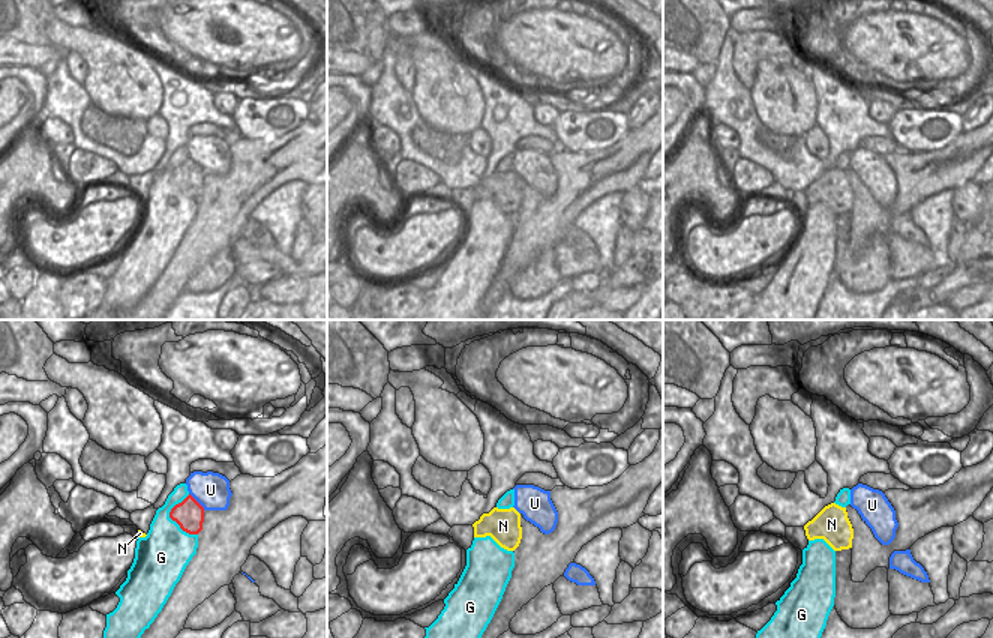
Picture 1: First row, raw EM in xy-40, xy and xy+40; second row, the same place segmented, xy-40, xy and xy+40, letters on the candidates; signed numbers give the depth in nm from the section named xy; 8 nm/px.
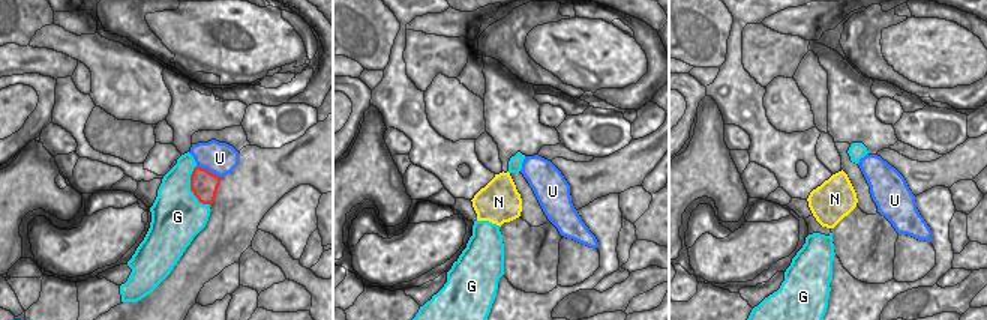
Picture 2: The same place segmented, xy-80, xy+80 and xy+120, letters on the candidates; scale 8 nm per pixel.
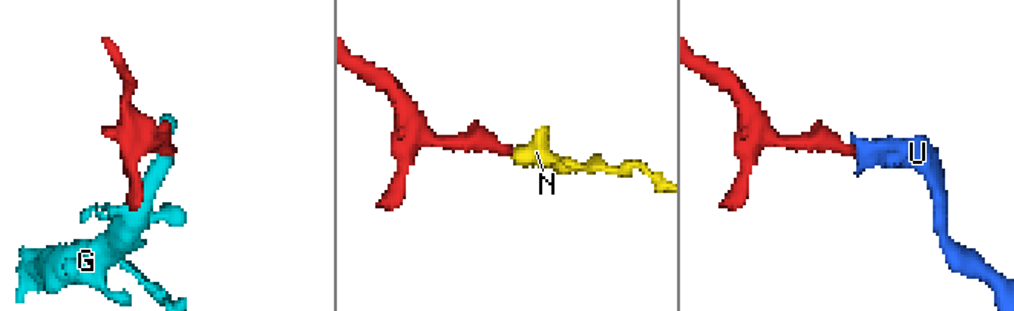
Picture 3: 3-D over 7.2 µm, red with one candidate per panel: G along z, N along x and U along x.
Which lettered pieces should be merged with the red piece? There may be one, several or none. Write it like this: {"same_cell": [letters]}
{"same_cell": ["U"]}

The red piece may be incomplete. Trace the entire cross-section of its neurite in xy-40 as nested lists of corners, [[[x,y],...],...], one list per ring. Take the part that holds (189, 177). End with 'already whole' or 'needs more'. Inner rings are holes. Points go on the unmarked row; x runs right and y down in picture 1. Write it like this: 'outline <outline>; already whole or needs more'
outline [[[194,135],[186,143],[189,159],[176,168],[170,182],[189,198],[198,198],[202,194],[206,174],[226,174],[232,159],[230,144],[213,135]]]; needs more

